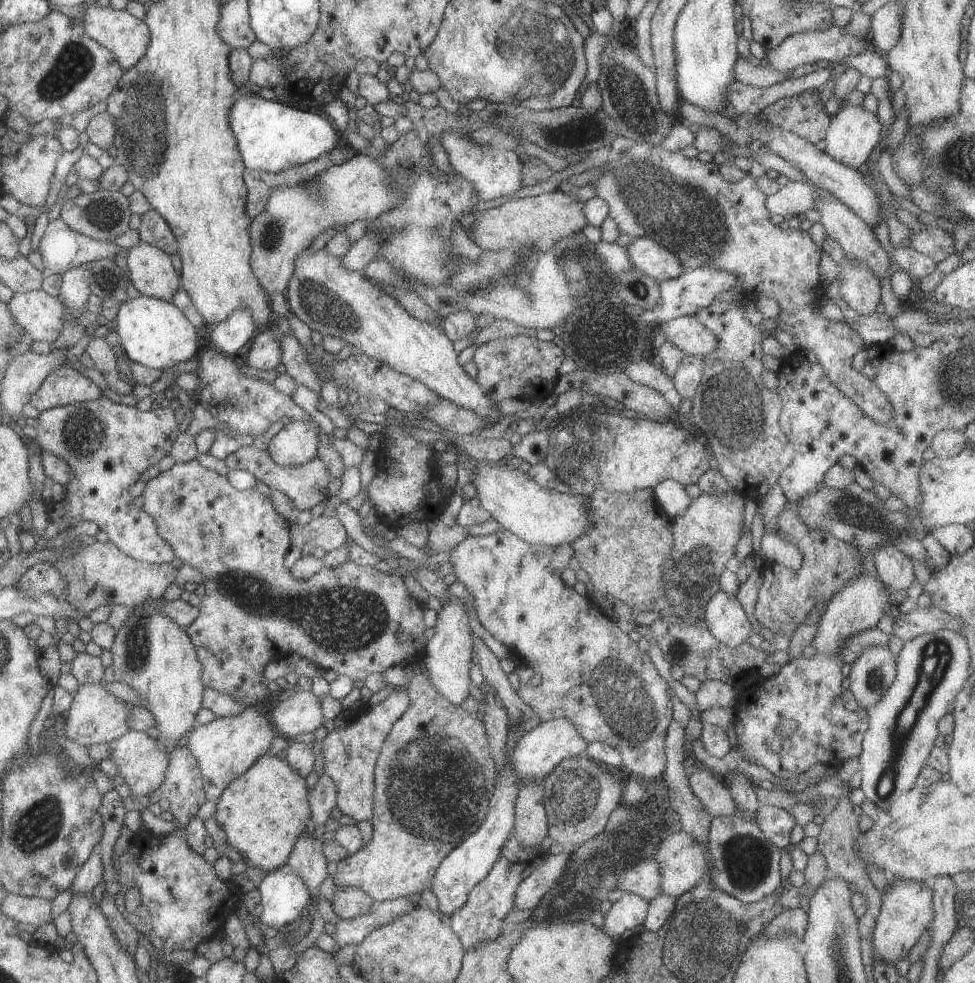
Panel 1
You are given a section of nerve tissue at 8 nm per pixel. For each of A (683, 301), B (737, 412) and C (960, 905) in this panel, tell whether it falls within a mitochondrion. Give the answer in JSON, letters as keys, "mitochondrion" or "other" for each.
{"A":"other","B":"mitochondrion","C":"other"}

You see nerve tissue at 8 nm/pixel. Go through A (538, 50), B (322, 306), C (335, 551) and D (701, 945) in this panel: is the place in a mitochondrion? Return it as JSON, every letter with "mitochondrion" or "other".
{"A":"mitochondrion","B":"mitochondrion","C":"other","D":"mitochondrion"}

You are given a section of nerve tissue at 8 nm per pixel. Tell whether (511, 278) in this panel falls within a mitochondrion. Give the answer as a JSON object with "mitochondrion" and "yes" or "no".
{"mitochondrion":"no"}

